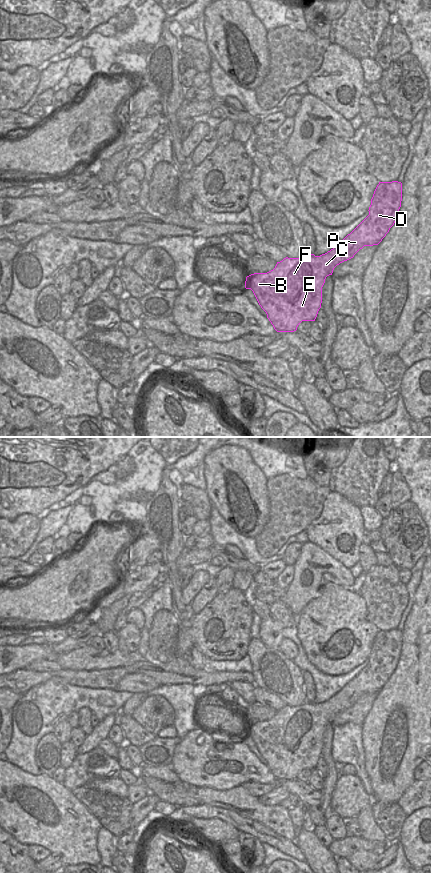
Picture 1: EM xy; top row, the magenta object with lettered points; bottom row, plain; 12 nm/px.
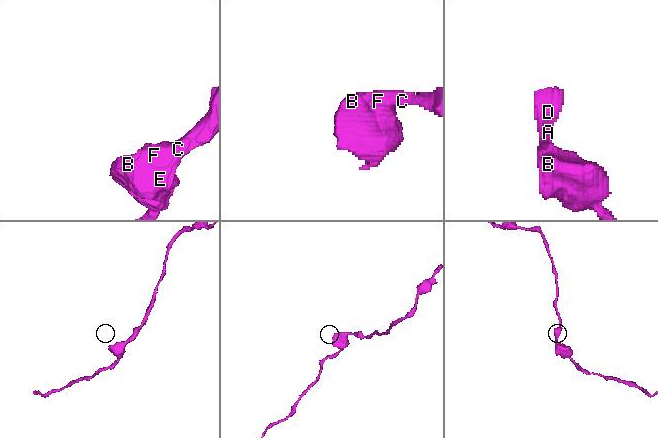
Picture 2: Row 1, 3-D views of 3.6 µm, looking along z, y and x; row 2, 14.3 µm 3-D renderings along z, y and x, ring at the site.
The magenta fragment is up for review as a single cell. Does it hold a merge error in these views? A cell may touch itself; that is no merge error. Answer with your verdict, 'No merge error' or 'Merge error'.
No merge error

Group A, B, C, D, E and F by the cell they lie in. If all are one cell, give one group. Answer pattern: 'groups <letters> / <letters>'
groups A B C D E F

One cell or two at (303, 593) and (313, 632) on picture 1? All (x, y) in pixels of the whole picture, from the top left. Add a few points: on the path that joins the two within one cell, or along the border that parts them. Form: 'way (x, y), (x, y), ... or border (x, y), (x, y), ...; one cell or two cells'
border (321, 590), (302, 609), (297, 617); two cells

